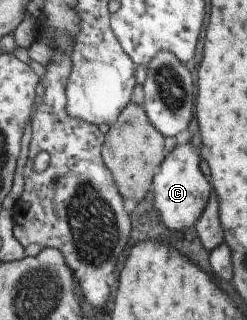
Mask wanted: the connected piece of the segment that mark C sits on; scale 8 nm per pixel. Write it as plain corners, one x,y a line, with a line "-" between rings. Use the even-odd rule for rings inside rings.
190,140
175,145
162,159
157,173
152,177
150,190
153,194
154,208
160,222
170,230
182,230
192,226
204,210
210,196
210,183
198,167
201,159

